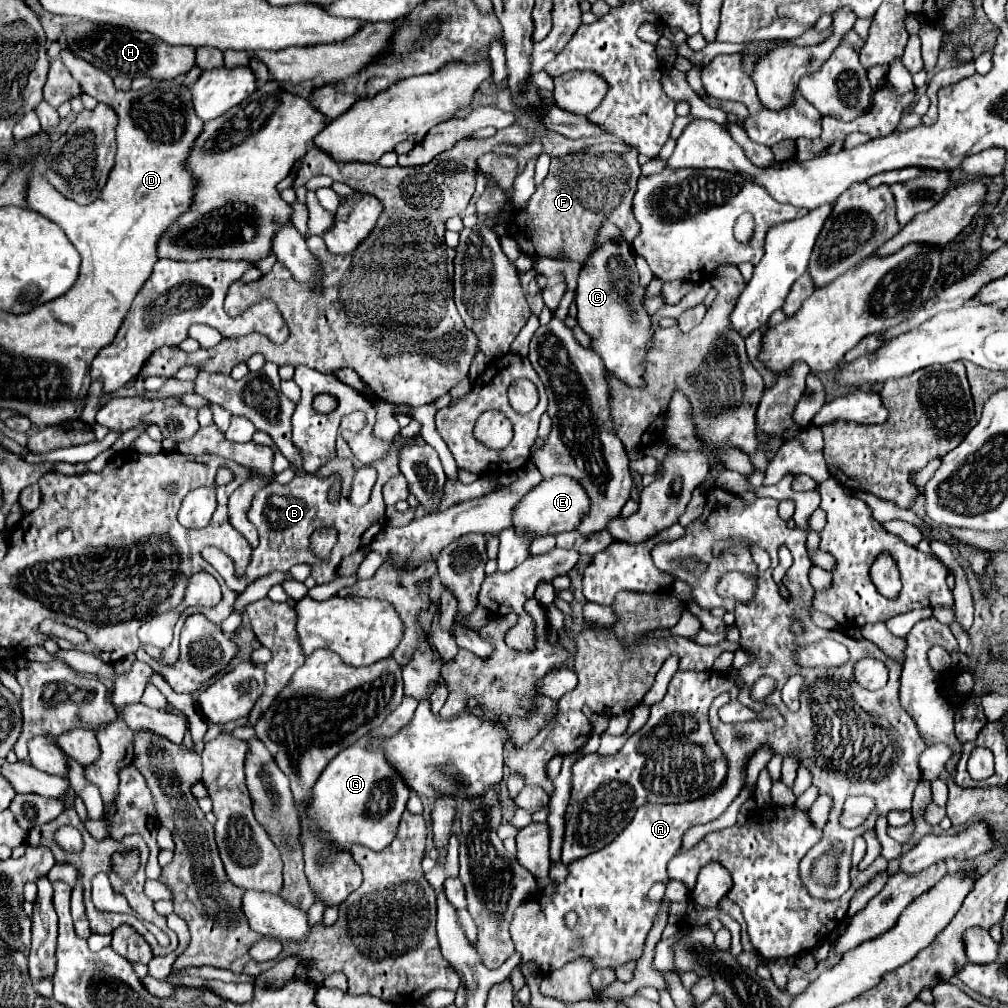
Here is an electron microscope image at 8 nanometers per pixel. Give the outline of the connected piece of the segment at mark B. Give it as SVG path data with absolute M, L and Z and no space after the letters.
M393 442L389 452L385 454L385 458L381 458L379 462L373 462L371 466L377 470L379 478L375 482L375 490L371 494L371 500L365 504L365 508L357 508L349 502L345 502L345 498L341 496L337 504L331 504L327 494L333 488L333 482L341 482L341 474L335 472L327 478L315 476L315 474L303 474L303 476L295 476L289 484L277 484L277 482L269 482L267 486L263 486L263 490L259 490L259 494L255 494L251 510L249 510L249 520L257 526L259 530L259 546L253 550L253 558L245 570L245 574L241 578L227 578L226 585L235 590L235 592L243 592L255 578L265 576L269 572L275 570L289 570L295 564L307 564L313 570L315 582L317 584L325 584L325 582L333 582L337 576L337 566L339 564L321 564L317 558L313 558L307 552L307 544L309 544L309 536L313 534L315 528L319 526L333 526L339 530L339 562L349 556L351 552L361 548L361 540L363 534L367 532L367 536L375 538L375 534L383 528L381 522L385 522L385 502L381 496L381 486L399 474L399 452L401 452L401 444Z

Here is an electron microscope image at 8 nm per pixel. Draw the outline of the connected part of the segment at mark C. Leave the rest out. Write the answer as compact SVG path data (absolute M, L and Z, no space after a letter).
M605 222L599 232L597 250L585 260L577 284L577 322L591 338L591 350L599 354L609 374L623 380L631 388L643 386L645 356L653 346L651 316L645 310L647 286L639 284L635 254L623 242L619 230Z

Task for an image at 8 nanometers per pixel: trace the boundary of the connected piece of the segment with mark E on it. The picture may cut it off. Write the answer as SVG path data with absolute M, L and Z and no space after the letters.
M555 476L551 480L543 480L537 484L515 508L513 512L513 528L517 532L525 532L529 536L543 536L543 534L559 534L569 532L573 528L579 528L579 522L589 510L591 500L587 498L587 492L583 492L583 486L575 482L571 476Z

